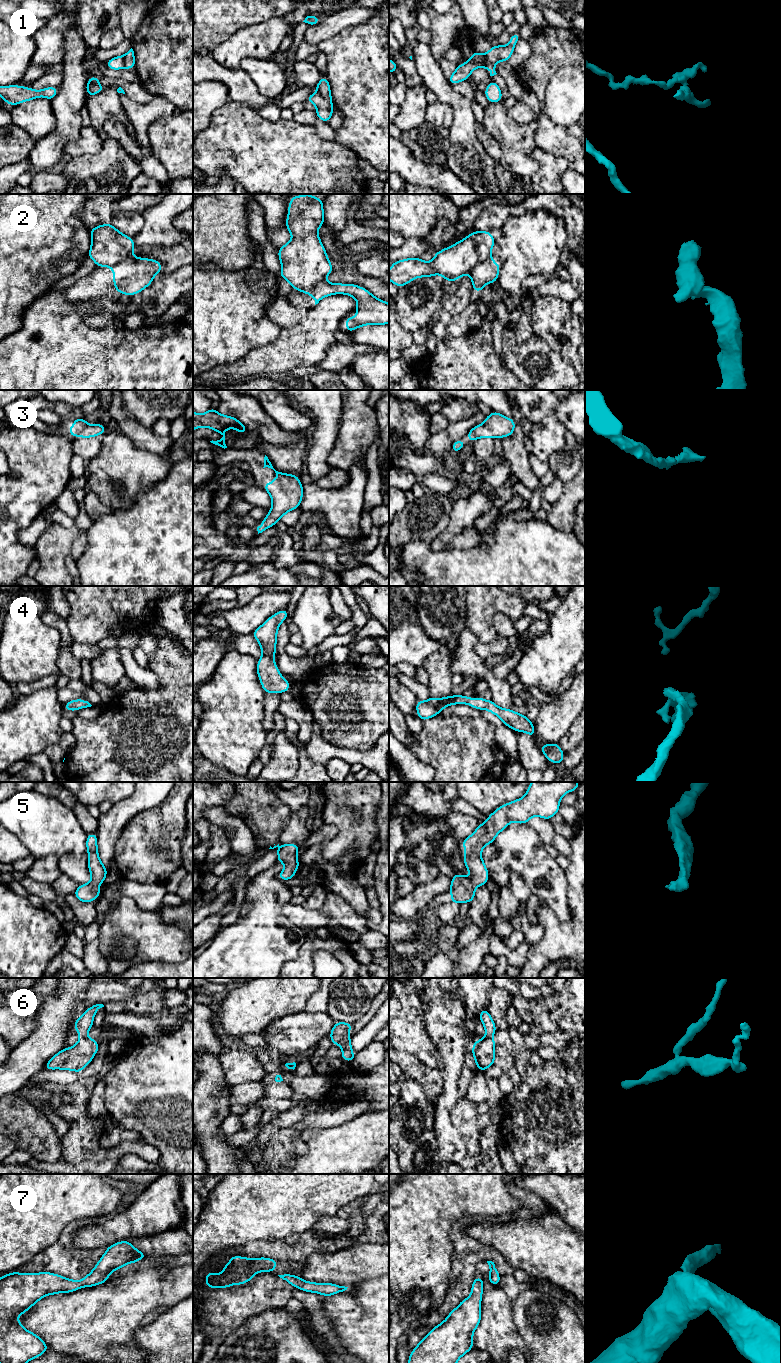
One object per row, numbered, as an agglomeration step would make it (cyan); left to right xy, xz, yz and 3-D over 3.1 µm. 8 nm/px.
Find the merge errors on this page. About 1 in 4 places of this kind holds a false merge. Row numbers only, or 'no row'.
1, 2

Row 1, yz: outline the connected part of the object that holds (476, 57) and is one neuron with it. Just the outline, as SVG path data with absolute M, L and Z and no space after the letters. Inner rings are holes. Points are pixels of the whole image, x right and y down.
M474 51L468 61L482 62L483 65L485 65L488 68L488 70L490 71L490 76L494 76L497 74L496 71L494 70L495 65L490 64L487 61L484 54L481 54L481 53Z

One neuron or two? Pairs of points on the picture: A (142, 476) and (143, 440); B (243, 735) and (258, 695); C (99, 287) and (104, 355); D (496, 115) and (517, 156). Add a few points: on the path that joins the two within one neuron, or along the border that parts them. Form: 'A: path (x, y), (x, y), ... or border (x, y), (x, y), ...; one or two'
A: border (124, 435), (138, 448), (165, 457); two
B: path (243, 725), (243, 710), (248, 705); one
C: border (115, 290), (112, 294), (99, 298); two
D: path (500, 125), (516, 141), (516, 146); one

